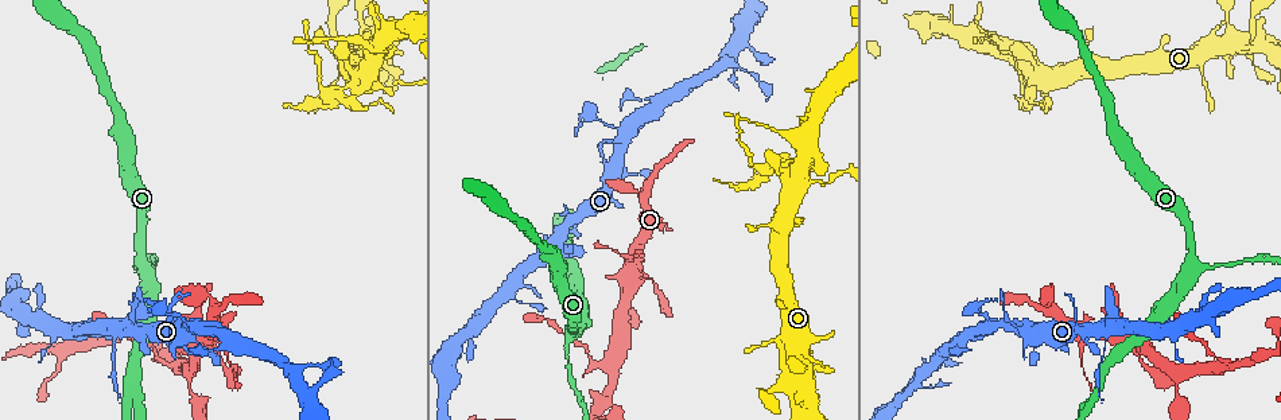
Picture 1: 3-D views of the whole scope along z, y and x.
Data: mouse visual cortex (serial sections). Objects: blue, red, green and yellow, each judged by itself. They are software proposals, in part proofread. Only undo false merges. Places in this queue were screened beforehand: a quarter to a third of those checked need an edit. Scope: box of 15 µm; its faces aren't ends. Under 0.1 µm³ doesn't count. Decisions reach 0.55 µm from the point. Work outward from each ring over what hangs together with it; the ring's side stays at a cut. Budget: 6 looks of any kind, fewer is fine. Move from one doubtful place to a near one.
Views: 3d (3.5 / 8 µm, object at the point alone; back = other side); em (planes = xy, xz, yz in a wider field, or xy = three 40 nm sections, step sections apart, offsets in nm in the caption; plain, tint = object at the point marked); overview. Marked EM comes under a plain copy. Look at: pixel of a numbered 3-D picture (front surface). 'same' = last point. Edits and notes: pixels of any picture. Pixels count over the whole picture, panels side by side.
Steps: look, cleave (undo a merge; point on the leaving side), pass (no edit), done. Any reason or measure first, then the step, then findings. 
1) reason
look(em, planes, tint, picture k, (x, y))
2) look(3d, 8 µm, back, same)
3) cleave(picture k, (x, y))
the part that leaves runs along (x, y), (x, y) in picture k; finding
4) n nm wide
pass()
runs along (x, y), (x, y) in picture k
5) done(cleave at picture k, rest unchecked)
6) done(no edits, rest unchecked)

look(3d, 3.5 µm, picture 1, (1192, 263))

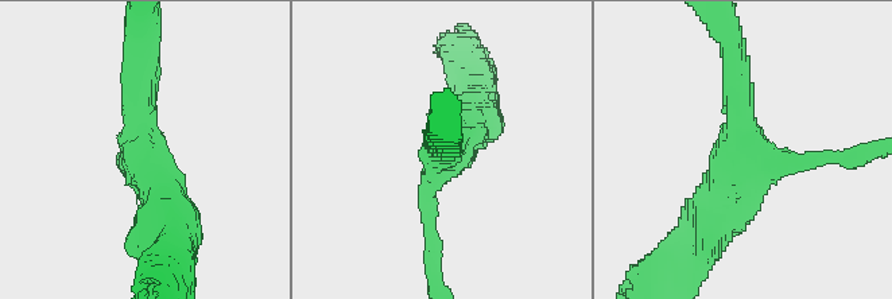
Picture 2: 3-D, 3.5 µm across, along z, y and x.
3 arms; arms of 200, 300, 500 nm; need the tissue
look(em, xy, step 1, tint, picture 2, (740, 145))

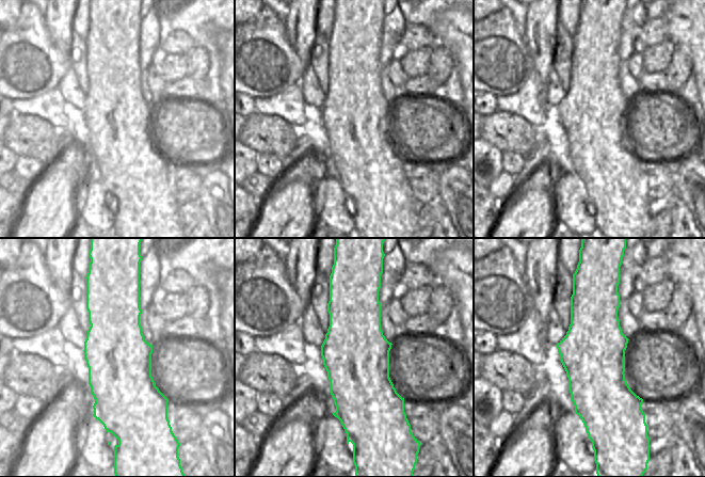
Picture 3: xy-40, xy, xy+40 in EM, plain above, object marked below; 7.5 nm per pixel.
500 nm wide
pass()
runs along (142, 50), (142, 162), (170, 224) in picture 2; continuous, no second cell

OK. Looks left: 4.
a narrow waist
look(3d, 3.5 µm, picture 1, (597, 119))

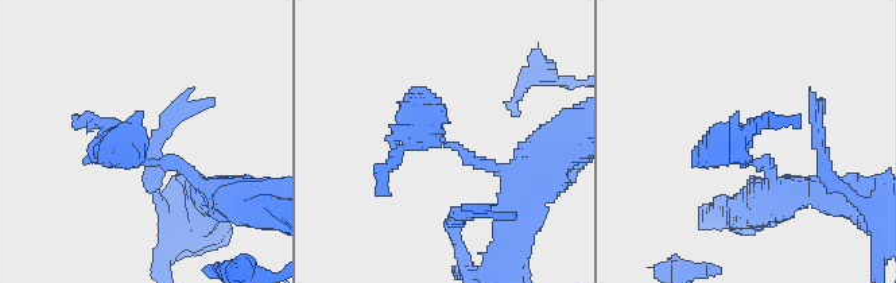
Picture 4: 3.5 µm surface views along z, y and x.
look(em, xy, step 1, tint, picture 4, (753, 161))

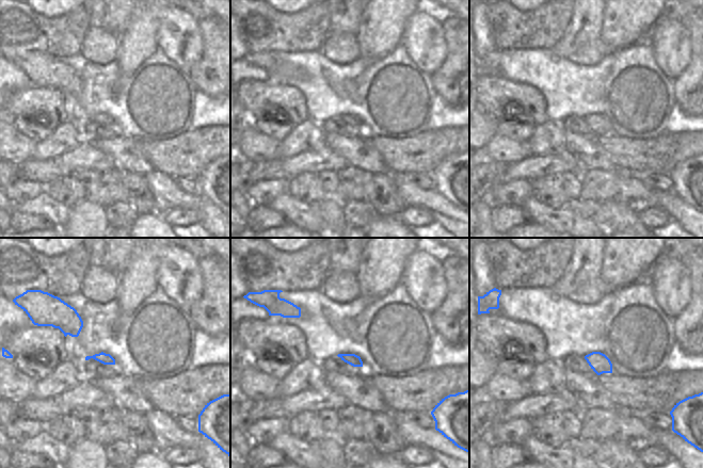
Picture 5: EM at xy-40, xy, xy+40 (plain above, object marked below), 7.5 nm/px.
look(em, planes, tint, same)

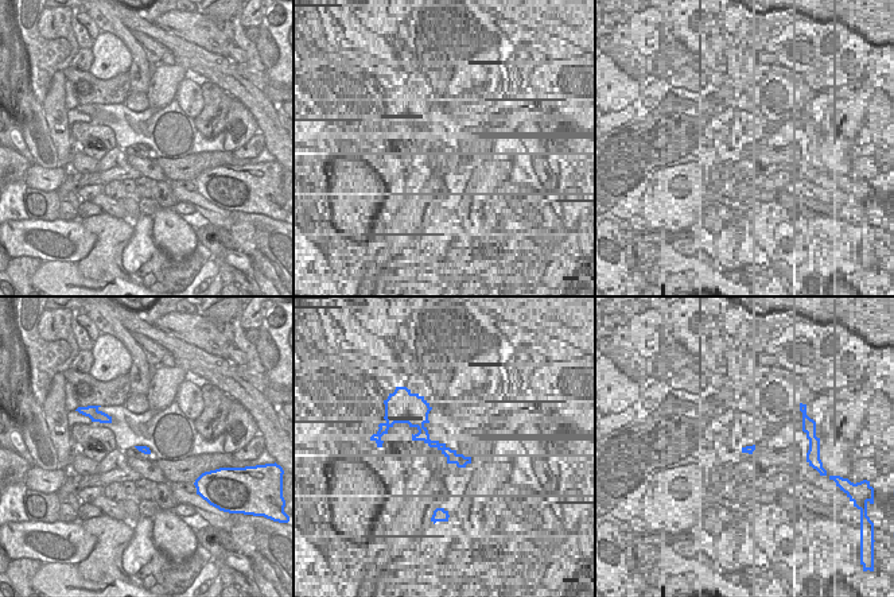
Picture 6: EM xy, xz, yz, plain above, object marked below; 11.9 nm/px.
pass()
all the same cell

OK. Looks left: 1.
done(no edits, rest unchecked)

